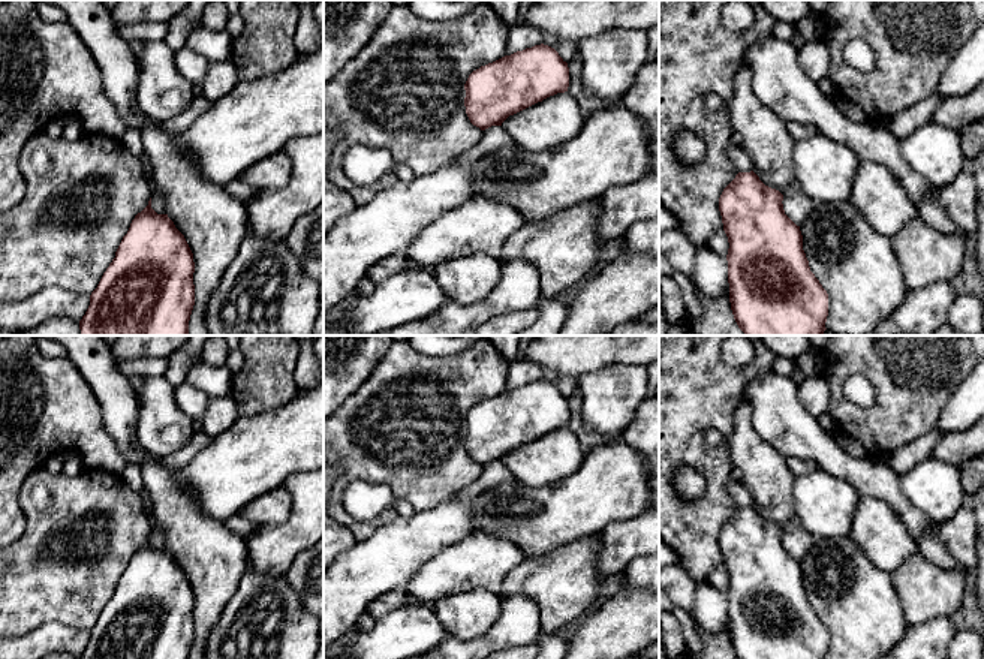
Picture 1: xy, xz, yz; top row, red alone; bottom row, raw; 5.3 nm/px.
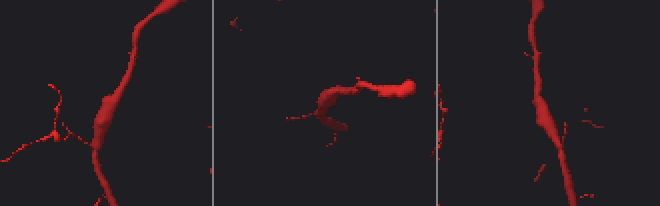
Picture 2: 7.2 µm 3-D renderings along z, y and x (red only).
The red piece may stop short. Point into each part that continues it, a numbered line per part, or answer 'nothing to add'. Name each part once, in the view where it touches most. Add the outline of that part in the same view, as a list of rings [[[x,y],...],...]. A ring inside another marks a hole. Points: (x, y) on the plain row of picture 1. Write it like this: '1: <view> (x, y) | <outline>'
nothing to add

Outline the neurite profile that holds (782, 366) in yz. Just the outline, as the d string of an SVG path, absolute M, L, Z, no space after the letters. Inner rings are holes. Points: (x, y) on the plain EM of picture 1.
M776 356L776 359L773 362L773 371L780 376L786 376L786 377L792 376L795 367L797 367L797 362L794 359L788 359L785 356Z

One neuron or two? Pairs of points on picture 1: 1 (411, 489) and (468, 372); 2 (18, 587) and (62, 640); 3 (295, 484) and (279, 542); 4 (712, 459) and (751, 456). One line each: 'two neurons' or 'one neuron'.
1: one neuron
2: two neurons
3: one neuron
4: two neurons

